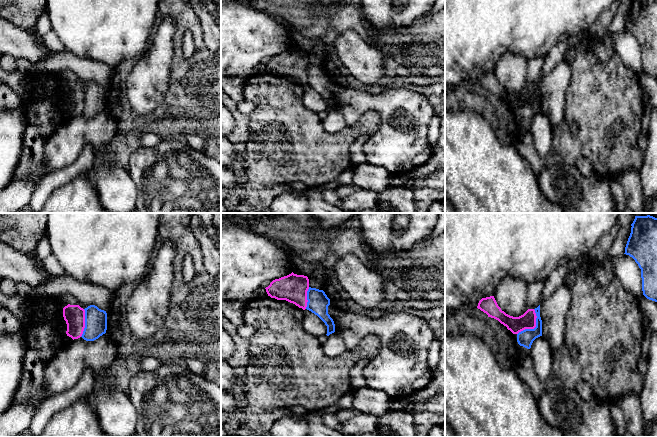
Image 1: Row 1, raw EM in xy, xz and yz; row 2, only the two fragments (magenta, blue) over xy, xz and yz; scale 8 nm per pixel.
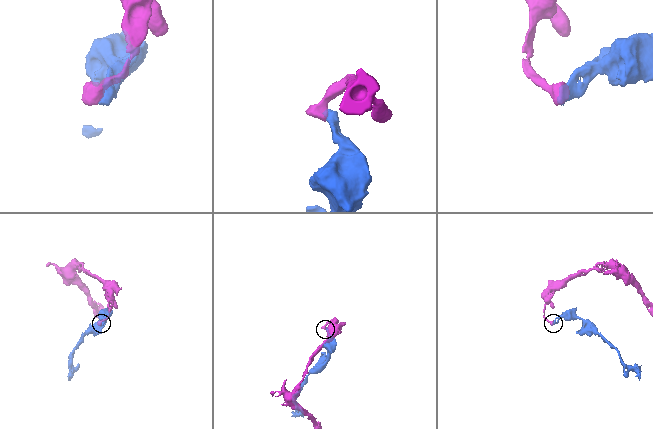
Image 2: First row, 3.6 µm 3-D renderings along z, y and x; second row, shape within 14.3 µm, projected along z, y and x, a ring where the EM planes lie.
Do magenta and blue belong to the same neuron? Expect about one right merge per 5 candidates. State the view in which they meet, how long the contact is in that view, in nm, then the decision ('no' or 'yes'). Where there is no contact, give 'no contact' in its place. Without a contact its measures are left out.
yz | 240 nm | no

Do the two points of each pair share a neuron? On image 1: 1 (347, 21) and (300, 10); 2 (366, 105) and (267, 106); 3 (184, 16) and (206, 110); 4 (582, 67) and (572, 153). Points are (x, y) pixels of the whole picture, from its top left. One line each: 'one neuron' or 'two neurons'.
1: one neuron
2: two neurons
3: one neuron
4: one neuron

